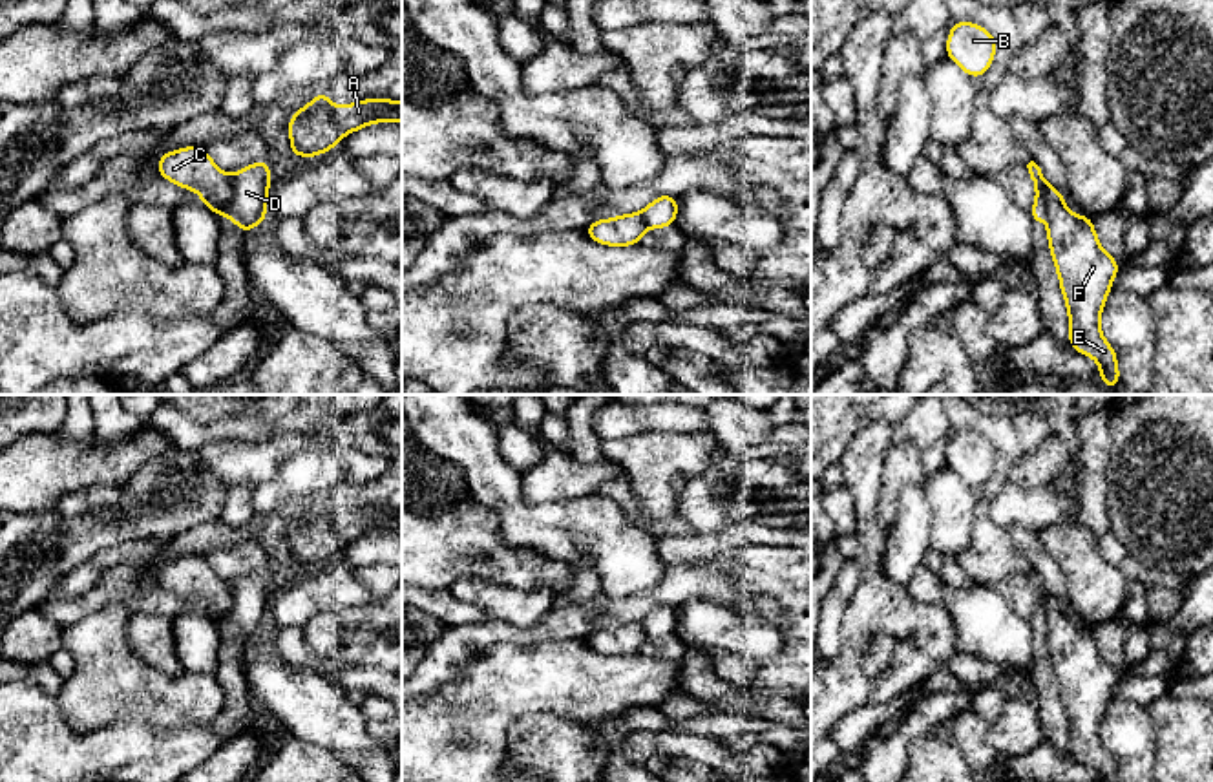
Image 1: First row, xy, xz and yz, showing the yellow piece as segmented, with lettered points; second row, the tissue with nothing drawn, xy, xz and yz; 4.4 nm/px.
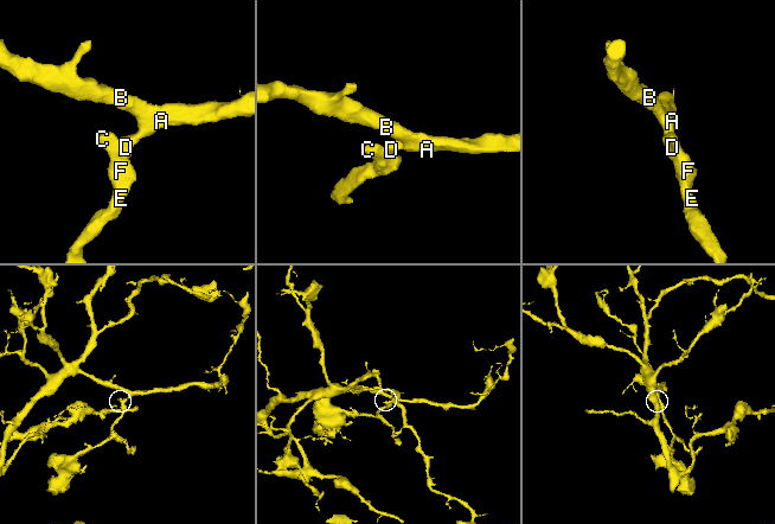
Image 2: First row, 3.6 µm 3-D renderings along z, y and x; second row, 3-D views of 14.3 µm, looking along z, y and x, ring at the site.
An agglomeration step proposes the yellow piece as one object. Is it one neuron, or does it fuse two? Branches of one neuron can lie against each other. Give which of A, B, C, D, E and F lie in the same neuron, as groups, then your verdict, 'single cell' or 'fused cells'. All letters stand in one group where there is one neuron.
groups A B D / C E F; fused cells

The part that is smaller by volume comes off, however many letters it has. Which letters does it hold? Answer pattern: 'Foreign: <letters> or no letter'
Foreign: C, E, F

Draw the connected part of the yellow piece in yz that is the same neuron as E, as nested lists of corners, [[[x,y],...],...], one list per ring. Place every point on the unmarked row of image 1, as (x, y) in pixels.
[[[1047,592],[1047,649],[1069,722],[1069,753],[1098,771],[1100,782],[1120,782],[1100,727],[1120,671],[1100,654],[1092,627],[1072,623],[1063,603]]]

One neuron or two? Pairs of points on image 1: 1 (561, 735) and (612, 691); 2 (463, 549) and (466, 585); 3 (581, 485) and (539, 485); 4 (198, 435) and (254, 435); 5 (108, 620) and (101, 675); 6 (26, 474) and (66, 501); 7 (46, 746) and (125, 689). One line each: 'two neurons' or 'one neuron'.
1: two neurons
2: two neurons
3: one neuron
4: one neuron
5: one neuron
6: two neurons
7: two neurons

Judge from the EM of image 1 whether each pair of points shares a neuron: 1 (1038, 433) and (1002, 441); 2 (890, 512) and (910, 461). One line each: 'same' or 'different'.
1: different
2: same

